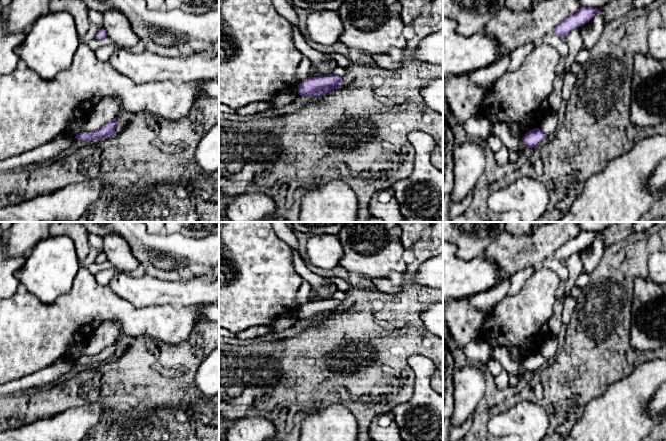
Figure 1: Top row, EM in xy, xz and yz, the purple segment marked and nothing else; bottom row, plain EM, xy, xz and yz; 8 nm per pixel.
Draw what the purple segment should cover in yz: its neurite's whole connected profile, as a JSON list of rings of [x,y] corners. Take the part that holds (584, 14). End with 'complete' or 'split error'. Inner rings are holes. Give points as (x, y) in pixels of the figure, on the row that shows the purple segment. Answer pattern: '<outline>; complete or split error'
[[[580,7],[580,9],[575,14],[563,20],[554,29],[553,33],[558,37],[564,38],[574,29],[589,22],[595,16],[597,10],[598,8],[594,7]]]; complete

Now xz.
[[[333,74],[318,77],[310,76],[297,85],[298,94],[309,97],[324,95],[336,88],[340,88],[342,82],[341,76]]]; complete

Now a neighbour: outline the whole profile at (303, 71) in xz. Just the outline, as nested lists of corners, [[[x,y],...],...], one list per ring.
[[[303,56],[296,70],[297,85],[299,85],[308,77],[310,77],[310,67],[311,67],[310,59]]]

